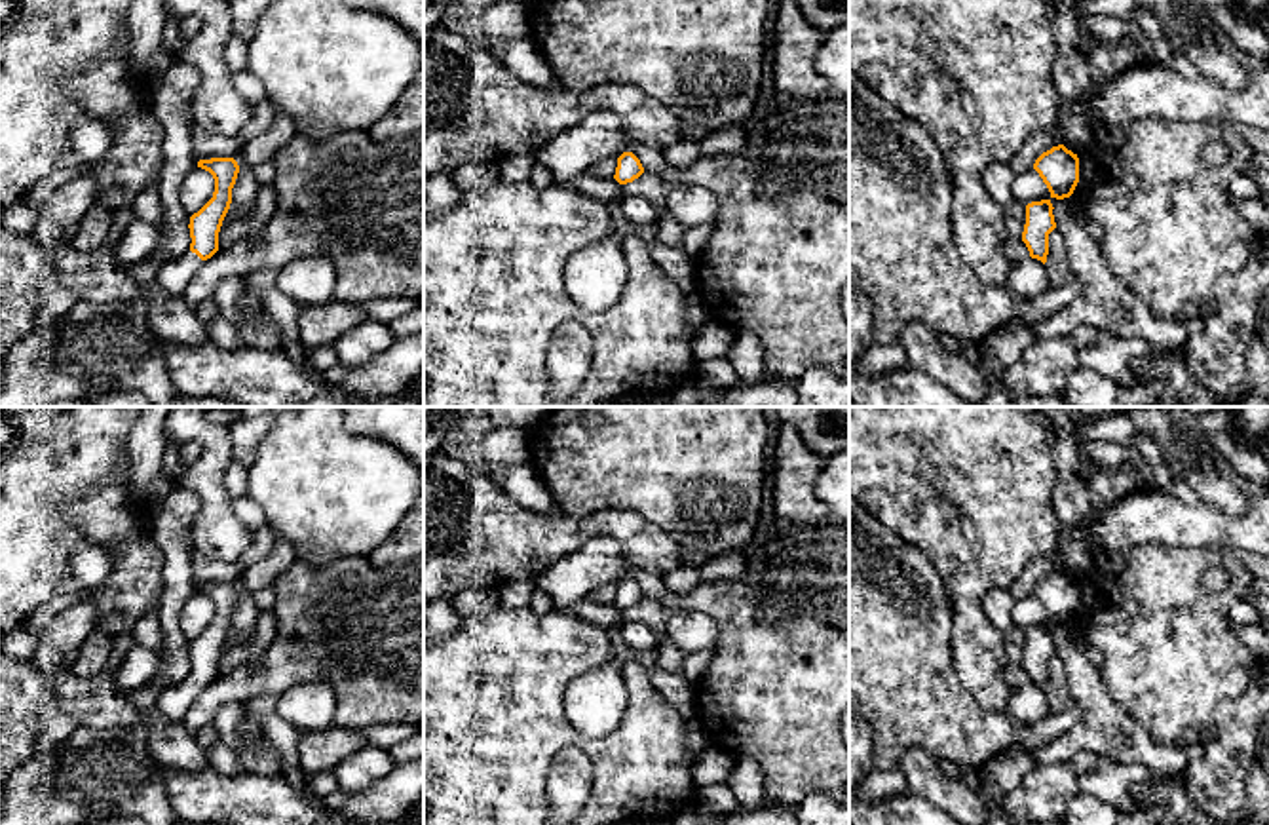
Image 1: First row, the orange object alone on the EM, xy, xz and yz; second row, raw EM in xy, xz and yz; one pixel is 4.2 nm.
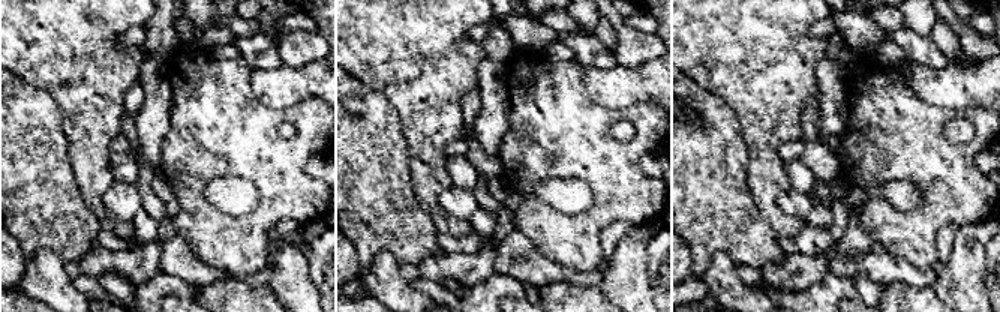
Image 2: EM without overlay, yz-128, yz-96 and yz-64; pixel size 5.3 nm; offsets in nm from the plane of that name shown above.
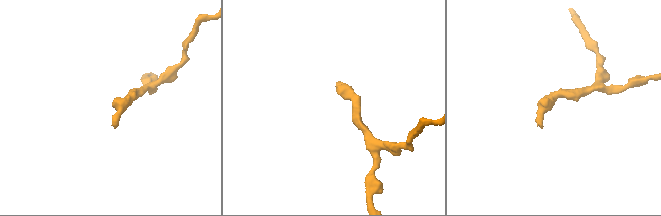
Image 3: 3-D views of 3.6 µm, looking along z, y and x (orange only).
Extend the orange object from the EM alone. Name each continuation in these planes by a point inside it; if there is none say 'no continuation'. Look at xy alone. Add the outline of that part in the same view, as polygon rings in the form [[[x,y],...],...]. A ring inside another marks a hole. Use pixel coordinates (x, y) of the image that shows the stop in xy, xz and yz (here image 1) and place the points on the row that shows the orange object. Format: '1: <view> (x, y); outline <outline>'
1: xy (173, 276); outline [[[186,251],[180,259],[173,259],[165,262],[158,272],[158,283],[160,287],[173,297],[182,297],[186,291],[190,279],[196,276],[196,272],[203,266],[205,260],[201,260],[196,253]]]

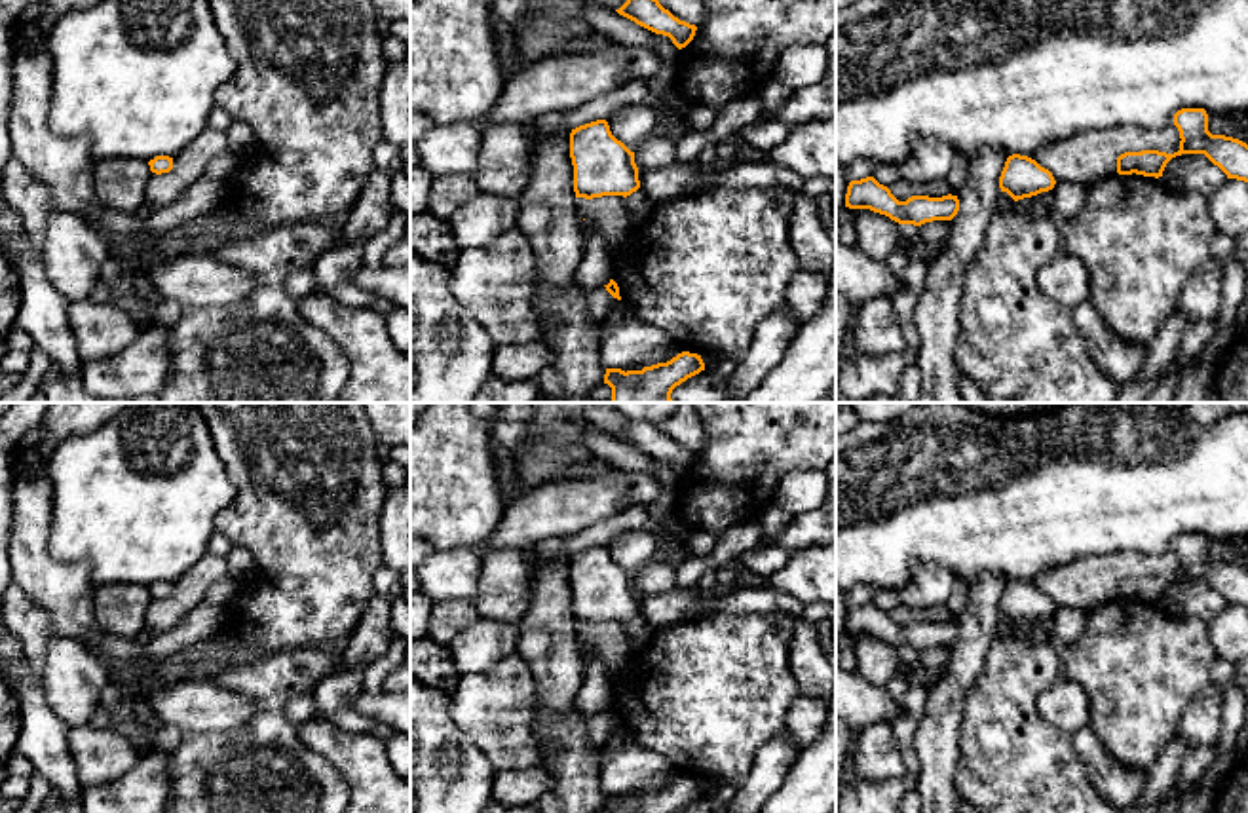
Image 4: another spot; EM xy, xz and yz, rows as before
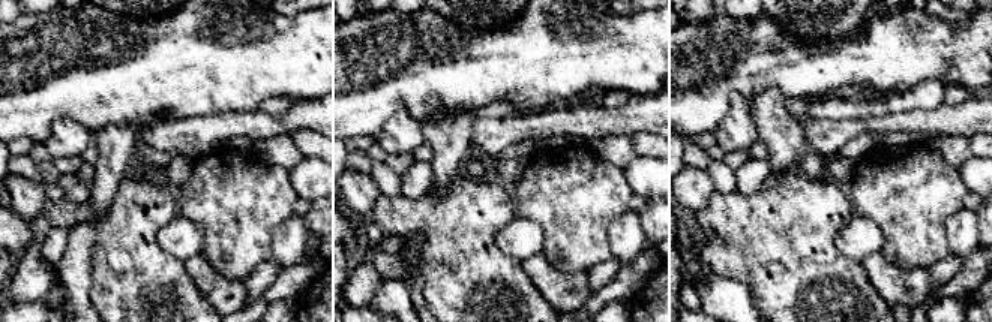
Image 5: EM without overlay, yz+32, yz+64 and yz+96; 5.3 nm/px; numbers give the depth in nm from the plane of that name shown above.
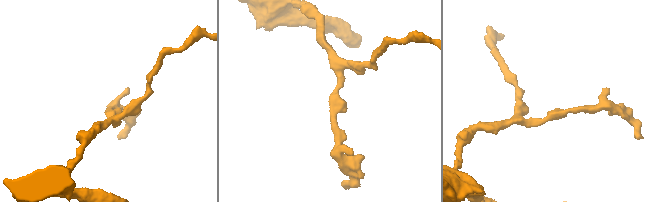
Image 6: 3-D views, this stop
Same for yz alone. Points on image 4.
no continuation

